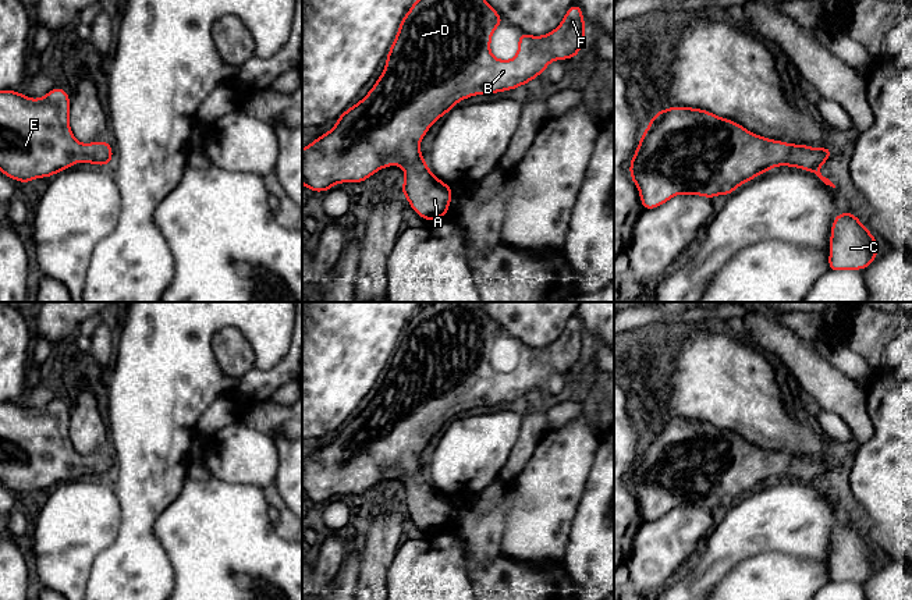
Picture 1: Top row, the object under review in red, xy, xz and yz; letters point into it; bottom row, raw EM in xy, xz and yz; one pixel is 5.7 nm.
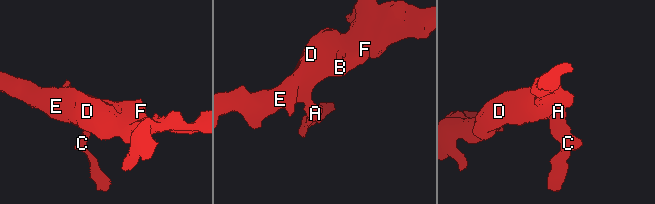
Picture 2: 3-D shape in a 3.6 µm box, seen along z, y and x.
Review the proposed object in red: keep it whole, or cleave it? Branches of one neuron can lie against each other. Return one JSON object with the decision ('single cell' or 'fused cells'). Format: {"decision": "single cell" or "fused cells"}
{"decision": "single cell"}

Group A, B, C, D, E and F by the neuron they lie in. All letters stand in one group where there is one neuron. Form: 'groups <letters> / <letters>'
groups A B C D E F

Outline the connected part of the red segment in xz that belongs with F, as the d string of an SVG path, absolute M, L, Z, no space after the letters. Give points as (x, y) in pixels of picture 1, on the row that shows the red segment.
M415 0L400 22L386 56L386 67L373 88L338 116L329 132L302 149L302 184L310 192L326 192L336 184L361 184L379 170L395 164L404 168L405 180L400 188L412 210L426 221L446 217L453 200L453 187L430 171L419 149L429 128L458 102L475 95L518 89L543 74L551 61L575 58L585 43L583 11L574 3L556 29L542 36L521 32L517 56L512 60L498 60L492 54L490 43L493 32L503 22L503 17L486 0Z

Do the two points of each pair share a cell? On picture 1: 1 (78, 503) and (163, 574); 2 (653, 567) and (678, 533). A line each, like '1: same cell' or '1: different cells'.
1: different cells
2: same cell

